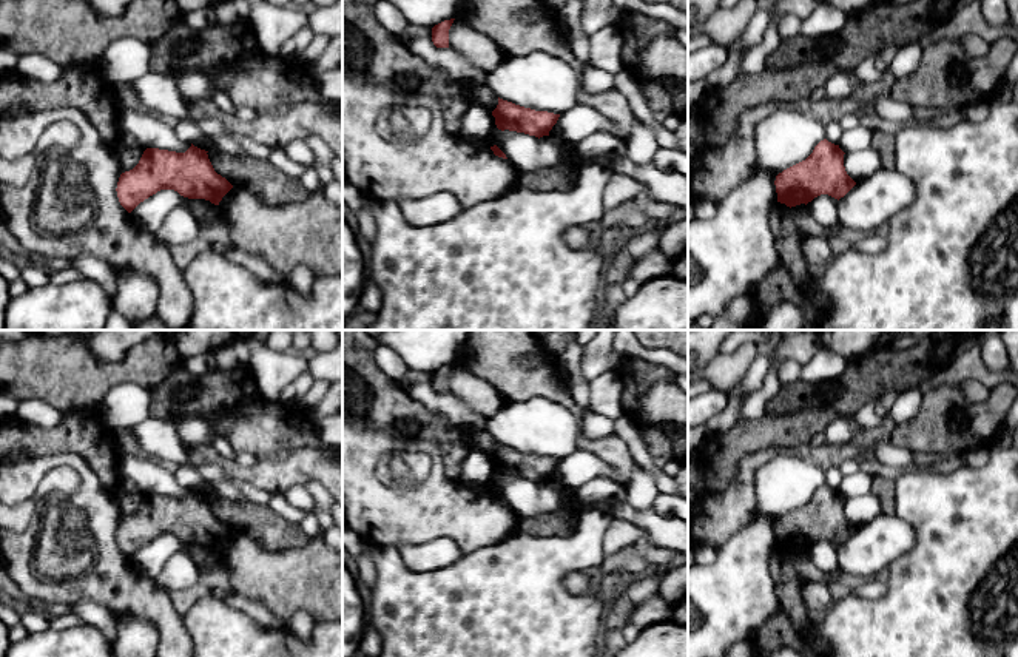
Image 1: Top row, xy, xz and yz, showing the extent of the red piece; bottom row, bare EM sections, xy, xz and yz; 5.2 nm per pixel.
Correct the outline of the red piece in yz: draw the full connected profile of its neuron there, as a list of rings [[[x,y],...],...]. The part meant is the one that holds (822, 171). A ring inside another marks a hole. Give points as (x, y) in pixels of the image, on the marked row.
[[[821,140],[805,160],[776,176],[777,202],[791,208],[821,194],[844,197],[856,185],[845,171],[844,154],[839,145]]]

